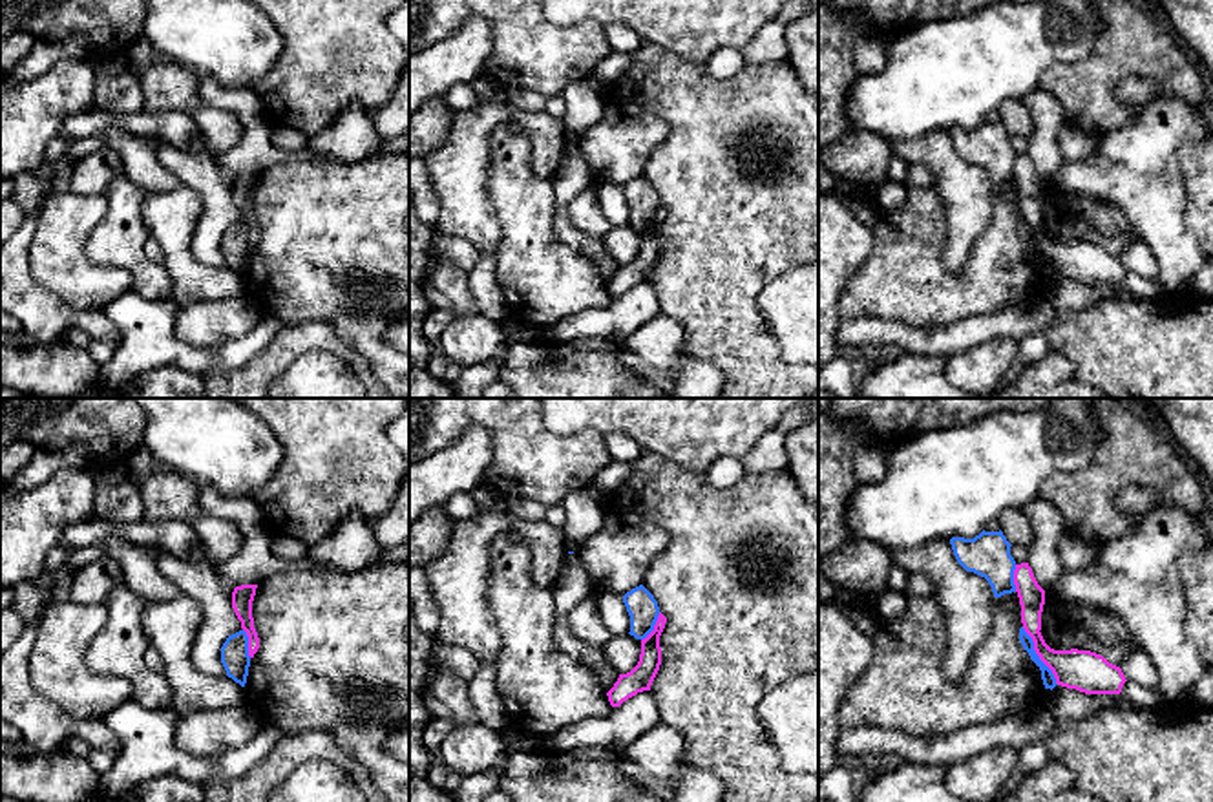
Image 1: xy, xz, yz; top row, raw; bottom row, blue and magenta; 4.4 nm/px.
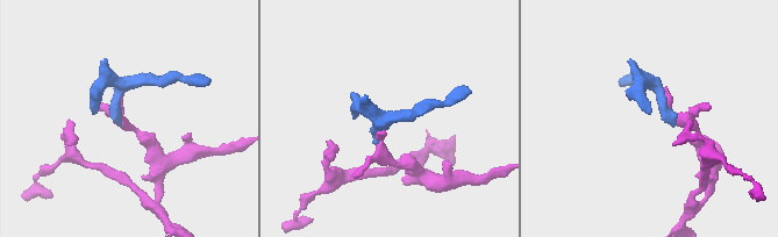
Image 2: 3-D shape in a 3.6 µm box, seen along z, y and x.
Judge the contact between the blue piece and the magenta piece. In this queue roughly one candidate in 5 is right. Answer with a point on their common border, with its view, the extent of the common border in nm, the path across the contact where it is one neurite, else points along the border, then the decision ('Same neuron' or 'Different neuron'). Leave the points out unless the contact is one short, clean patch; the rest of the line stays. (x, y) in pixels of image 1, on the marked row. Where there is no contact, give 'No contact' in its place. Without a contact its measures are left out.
Touches blue at yz (1038, 656). Shared border 300 nm. Different neuron

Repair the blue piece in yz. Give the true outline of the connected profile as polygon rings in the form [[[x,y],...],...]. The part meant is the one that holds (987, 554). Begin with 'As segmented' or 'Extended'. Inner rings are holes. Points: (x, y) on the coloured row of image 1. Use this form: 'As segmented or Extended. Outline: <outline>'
As segmented. Outline: [[[981,532],[974,539],[950,539],[957,563],[988,581],[994,597],[1016,592],[1014,570],[1016,561],[1010,555],[1010,543],[1003,532]]]

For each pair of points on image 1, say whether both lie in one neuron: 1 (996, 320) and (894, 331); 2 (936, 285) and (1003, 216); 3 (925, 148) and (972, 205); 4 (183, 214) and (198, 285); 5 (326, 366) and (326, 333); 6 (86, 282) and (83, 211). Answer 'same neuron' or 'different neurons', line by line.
1: same neuron
2: same neuron
3: same neuron
4: same neuron
5: different neurons
6: same neuron

